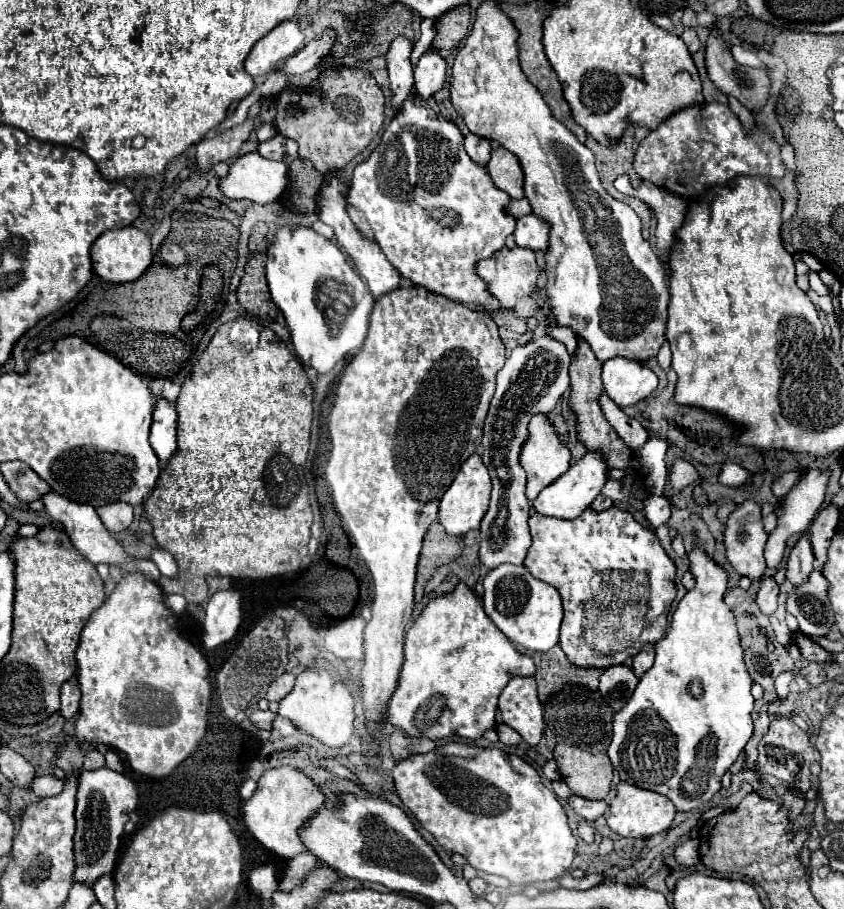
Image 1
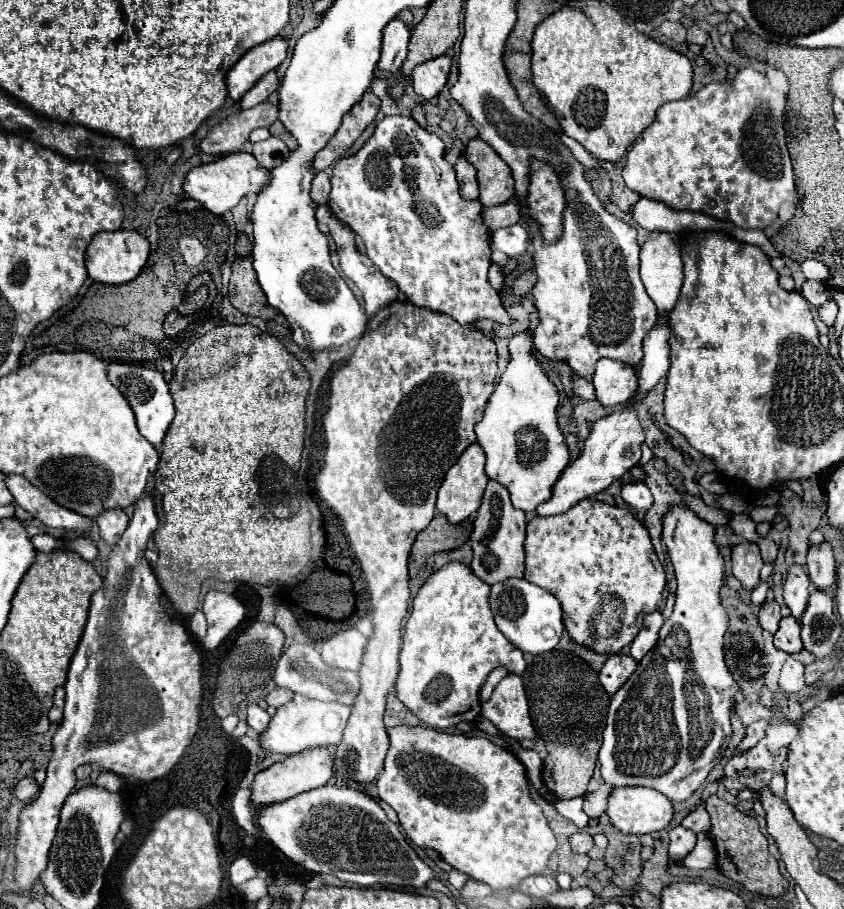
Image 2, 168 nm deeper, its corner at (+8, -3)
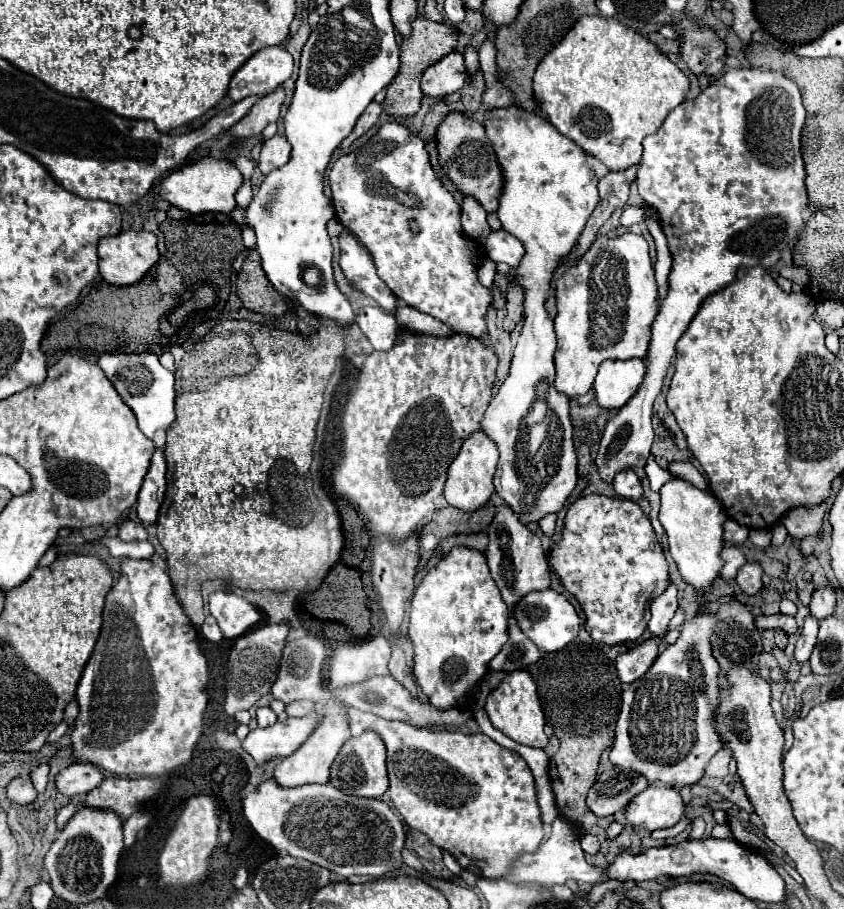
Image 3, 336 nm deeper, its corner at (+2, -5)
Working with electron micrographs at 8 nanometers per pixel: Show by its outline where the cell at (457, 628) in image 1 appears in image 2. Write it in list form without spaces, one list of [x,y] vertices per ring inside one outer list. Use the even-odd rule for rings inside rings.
[[[451,562],[431,574],[413,600],[395,692],[397,700],[429,728],[453,728],[461,720],[475,722],[481,712],[479,690],[489,672],[503,666],[509,674],[521,676],[527,668],[523,652],[497,630],[487,598],[489,584],[471,574],[467,566]]]

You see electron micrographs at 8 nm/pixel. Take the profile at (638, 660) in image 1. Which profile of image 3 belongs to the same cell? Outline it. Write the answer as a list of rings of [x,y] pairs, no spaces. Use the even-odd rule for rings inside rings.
[[[669,580],[667,590],[651,602],[651,620],[647,628],[651,630],[653,636],[661,636],[667,630],[667,624],[675,616],[675,610],[677,610],[677,586]]]

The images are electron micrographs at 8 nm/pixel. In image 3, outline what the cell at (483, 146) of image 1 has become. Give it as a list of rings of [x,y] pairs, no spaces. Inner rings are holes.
[[[463,198],[461,208],[463,208],[463,216],[461,216],[463,230],[467,232],[469,238],[483,244],[491,234],[491,228],[487,224],[487,212],[475,198]]]

